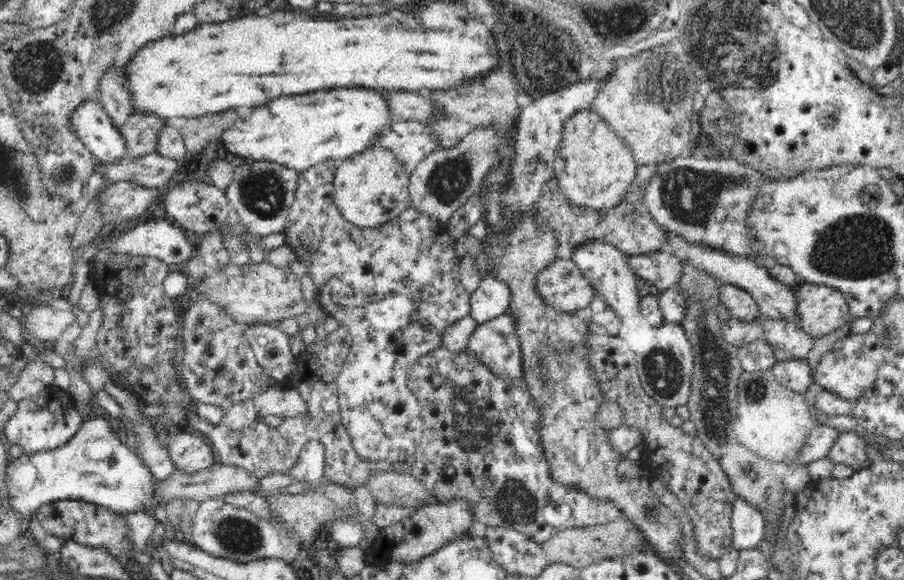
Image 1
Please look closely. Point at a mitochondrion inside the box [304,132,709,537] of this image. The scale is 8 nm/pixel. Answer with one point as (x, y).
(448, 180)

